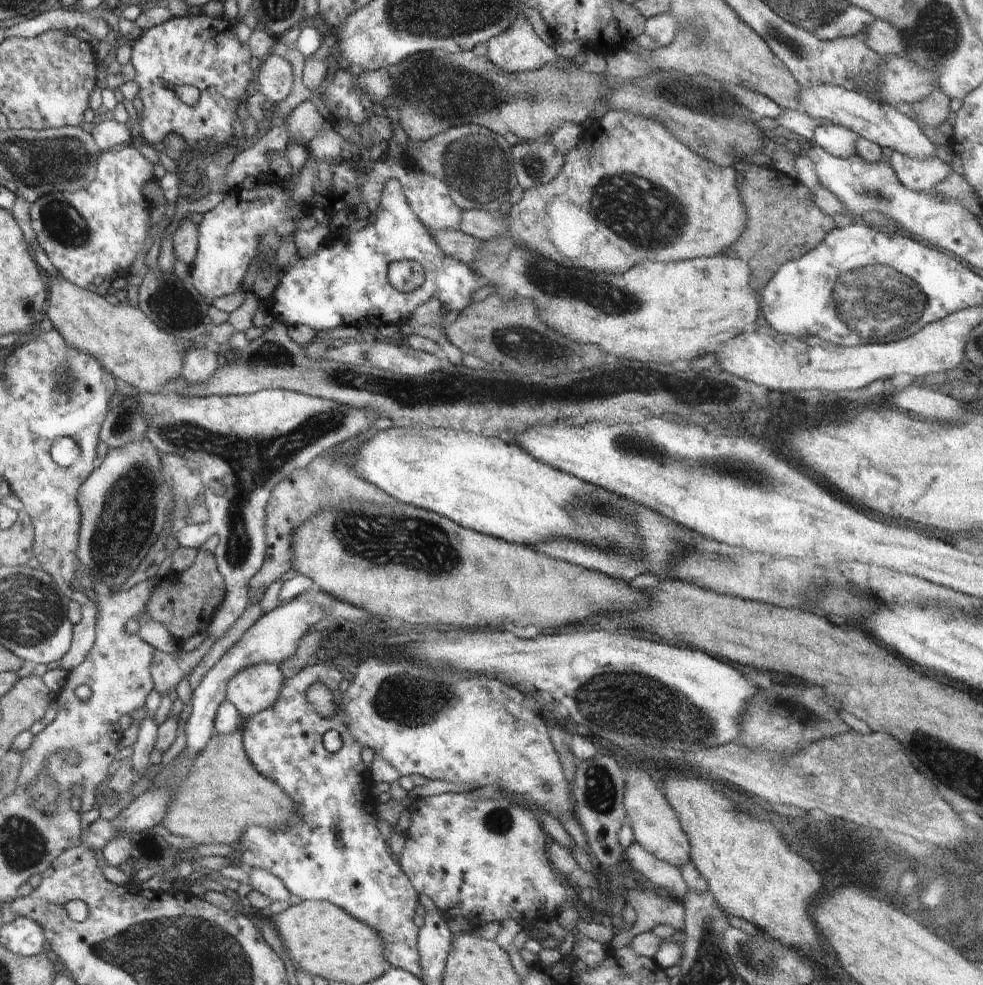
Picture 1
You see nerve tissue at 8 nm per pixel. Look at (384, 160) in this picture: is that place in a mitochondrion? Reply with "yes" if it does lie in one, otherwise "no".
no

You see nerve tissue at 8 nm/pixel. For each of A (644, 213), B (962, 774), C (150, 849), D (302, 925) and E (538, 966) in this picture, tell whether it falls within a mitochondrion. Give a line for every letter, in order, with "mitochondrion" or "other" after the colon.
A: mitochondrion
B: mitochondrion
C: other
D: other
E: other

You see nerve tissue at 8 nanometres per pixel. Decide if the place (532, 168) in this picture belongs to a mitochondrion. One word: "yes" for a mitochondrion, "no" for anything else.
yes

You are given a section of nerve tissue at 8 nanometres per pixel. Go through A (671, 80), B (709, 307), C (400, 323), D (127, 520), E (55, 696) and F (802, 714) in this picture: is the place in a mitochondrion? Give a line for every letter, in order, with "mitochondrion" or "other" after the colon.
A: mitochondrion
B: other
C: other
D: mitochondrion
E: other
F: mitochondrion

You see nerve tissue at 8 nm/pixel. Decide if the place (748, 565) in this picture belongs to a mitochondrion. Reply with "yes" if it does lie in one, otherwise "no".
no

